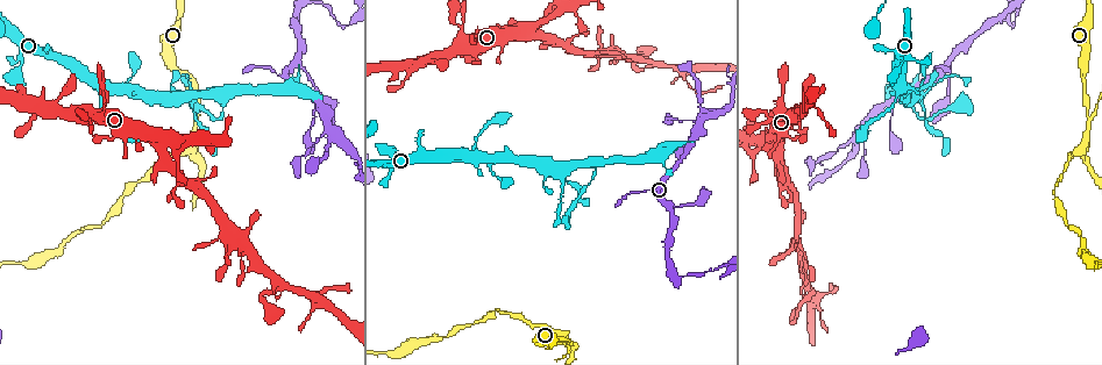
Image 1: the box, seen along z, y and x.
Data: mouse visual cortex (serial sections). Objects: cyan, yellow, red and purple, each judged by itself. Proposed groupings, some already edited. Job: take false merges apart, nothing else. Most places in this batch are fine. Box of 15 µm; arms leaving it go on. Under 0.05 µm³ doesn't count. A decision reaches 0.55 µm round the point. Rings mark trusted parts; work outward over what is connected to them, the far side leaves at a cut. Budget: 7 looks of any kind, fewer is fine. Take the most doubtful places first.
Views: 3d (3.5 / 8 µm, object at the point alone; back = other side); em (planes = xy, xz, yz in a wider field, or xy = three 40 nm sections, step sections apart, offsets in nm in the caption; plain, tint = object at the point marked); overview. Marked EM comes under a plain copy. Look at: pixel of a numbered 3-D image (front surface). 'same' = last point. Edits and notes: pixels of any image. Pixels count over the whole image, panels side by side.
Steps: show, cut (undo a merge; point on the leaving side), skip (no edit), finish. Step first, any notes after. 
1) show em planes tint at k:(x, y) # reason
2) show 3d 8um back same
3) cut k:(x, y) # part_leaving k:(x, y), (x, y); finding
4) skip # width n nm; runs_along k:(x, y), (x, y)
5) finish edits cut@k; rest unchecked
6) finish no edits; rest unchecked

show 3d 8um at 1:(658, 66) # two arms in line, one across

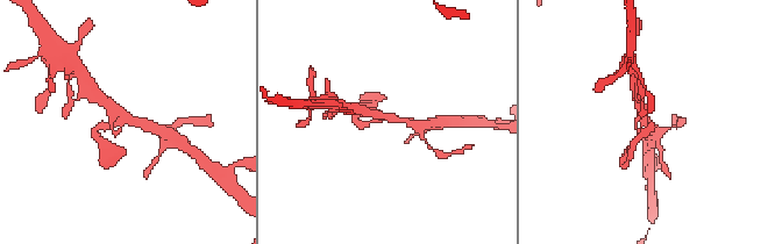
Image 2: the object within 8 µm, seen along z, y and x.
show 3d 3.5um at 2:(123, 115)

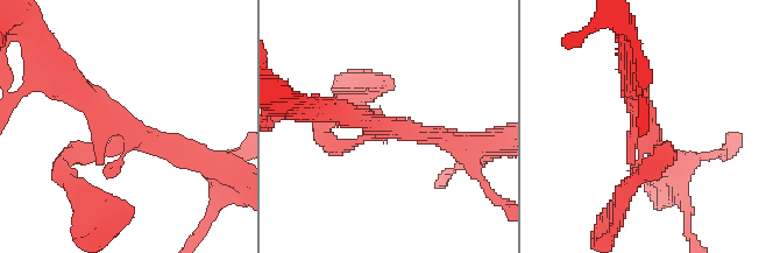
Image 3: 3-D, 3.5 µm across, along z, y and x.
show em xy step 1 tint at 3:(131, 132) # need the tissue

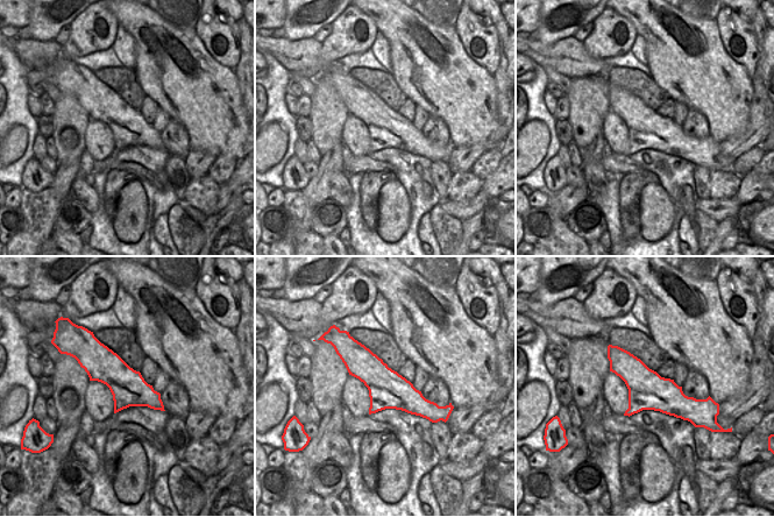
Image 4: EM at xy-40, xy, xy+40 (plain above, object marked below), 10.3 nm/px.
skip # runs_along 3:(70, 81), (141, 138), (198, 156); continuous, no second cell

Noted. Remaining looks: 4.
show 3d 8um back at 1:(477, 155) # four or more arms meet

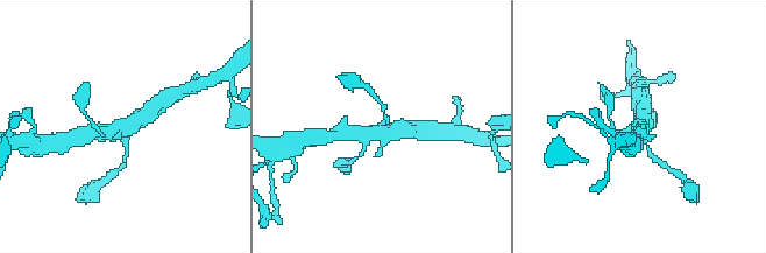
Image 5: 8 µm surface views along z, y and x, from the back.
show 3d 3.5um at 5:(124, 137) # closer look

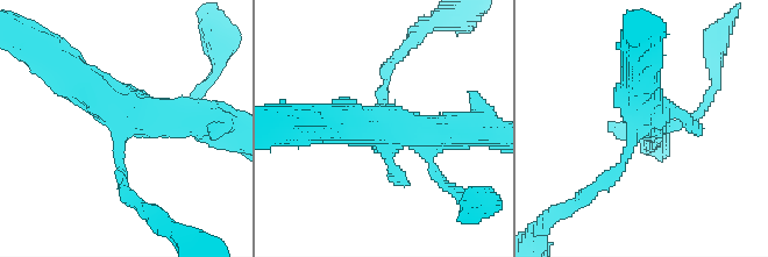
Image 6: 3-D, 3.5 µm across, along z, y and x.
show em xy step 3 tint at 6:(384, 120)

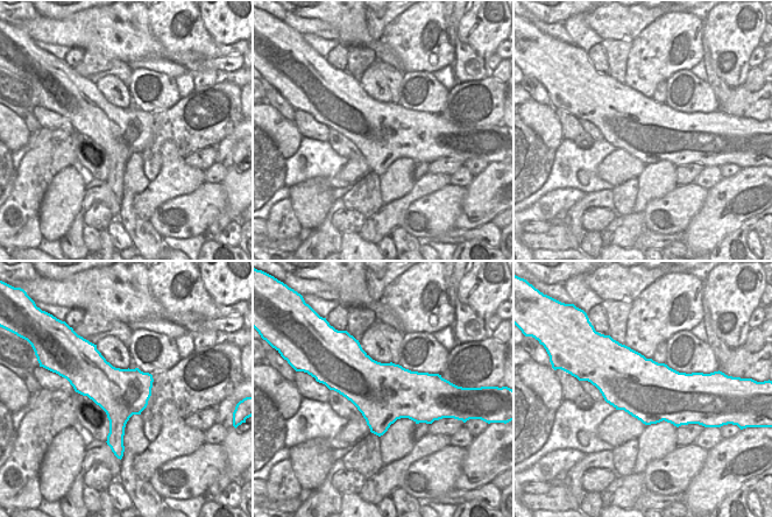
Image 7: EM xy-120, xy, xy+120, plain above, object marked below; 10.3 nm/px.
skip # continuous, no second cell

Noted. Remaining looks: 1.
finish no edits; rest unchecked

